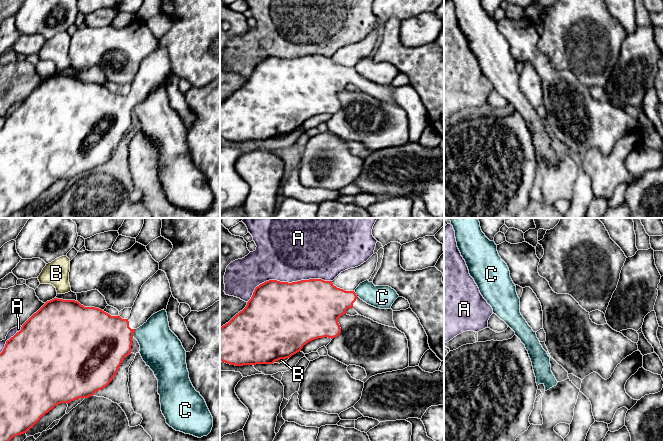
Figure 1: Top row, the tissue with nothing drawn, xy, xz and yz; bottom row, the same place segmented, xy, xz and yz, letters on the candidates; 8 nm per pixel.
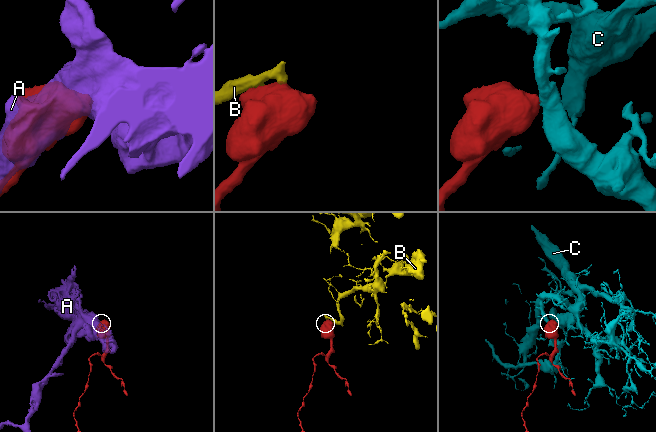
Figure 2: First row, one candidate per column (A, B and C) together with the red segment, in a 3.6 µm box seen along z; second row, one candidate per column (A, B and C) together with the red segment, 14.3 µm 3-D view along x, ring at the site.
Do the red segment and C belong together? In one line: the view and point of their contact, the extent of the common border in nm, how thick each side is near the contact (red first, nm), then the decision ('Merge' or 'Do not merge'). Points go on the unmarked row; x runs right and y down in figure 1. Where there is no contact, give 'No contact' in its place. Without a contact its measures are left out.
Touches red at xy (133, 108). Shared border 70 nm. Thickness 420 nm (red) against 320 nm. Do not merge

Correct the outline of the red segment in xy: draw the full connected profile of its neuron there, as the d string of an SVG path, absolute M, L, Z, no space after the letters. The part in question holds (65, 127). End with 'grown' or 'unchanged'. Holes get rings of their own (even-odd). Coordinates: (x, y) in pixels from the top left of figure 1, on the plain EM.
M158 46L141 63L130 92L122 95L95 83L84 83L75 76L54 74L34 89L0 129L0 218L26 209L42 192L61 179L88 174L106 163L119 142L131 129L133 109L155 89L166 86L172 71L166 49Z; grown

